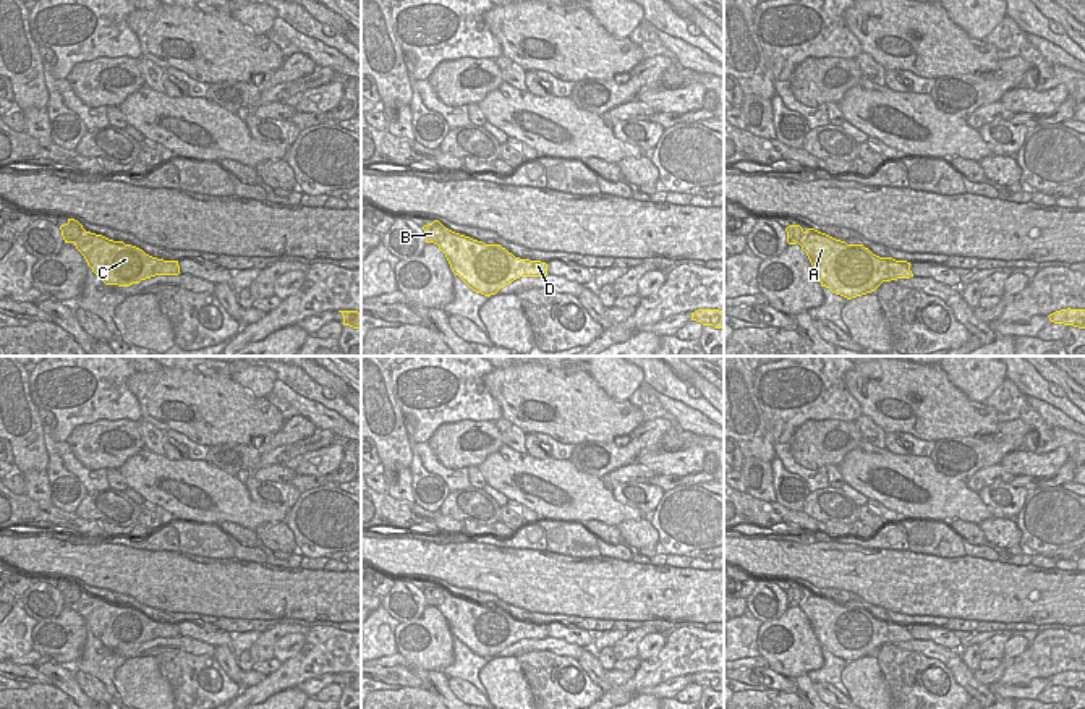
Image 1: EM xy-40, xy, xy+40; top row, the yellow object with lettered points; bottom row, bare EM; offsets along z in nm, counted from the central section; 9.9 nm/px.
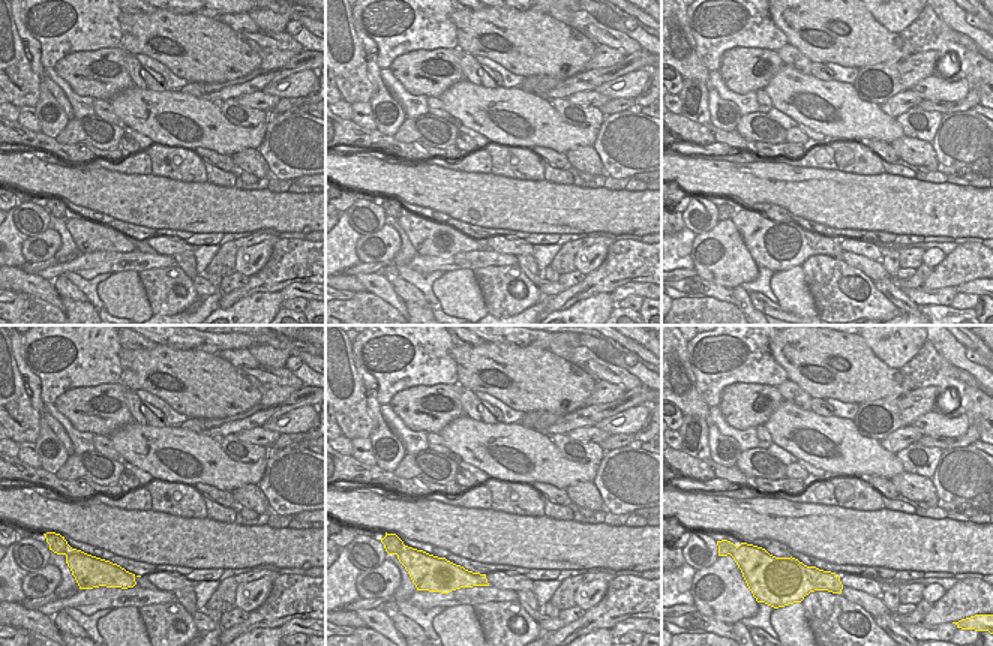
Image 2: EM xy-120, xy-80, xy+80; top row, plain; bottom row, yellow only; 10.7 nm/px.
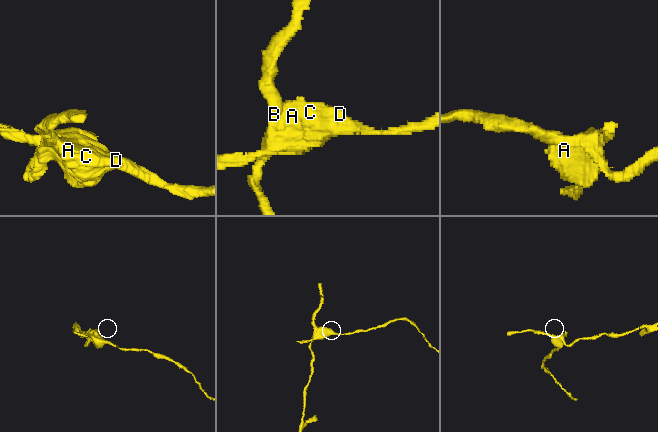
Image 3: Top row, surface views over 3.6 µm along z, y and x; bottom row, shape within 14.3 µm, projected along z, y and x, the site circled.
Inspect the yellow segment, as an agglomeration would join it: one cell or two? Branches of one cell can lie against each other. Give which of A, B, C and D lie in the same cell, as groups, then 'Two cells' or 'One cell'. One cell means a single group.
Groups: A C D / B. Two cells.

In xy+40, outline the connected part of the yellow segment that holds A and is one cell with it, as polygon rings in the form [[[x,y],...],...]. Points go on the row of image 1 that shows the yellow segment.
[[[815,228],[798,243],[821,287],[847,299],[874,291],[883,282],[913,277],[910,262],[879,257],[863,244],[847,244]]]

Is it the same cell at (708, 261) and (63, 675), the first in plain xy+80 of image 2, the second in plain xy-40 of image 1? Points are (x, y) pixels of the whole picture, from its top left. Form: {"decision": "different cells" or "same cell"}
{"decision": "different cells"}

